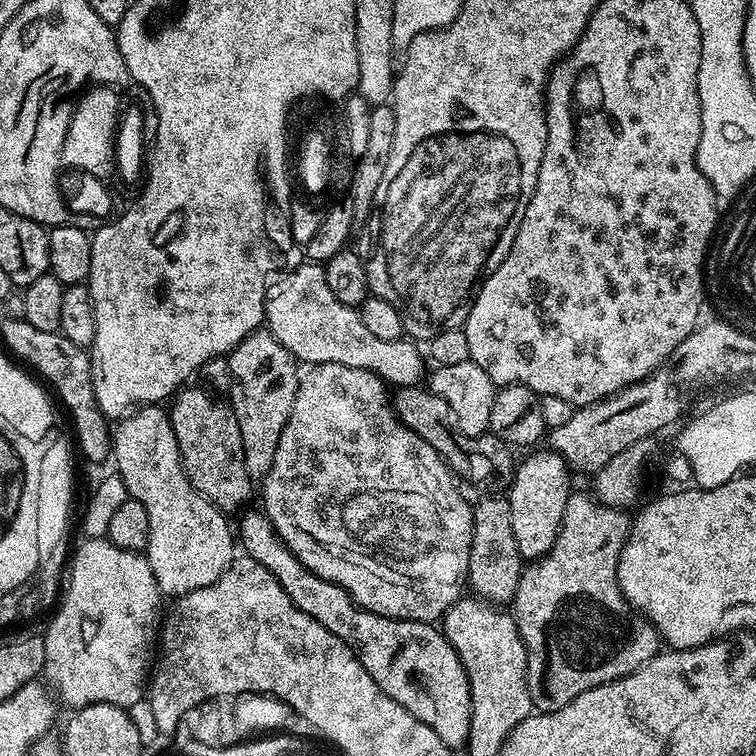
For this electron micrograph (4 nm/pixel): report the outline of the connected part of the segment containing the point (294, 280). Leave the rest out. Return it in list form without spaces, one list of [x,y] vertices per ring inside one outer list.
[[[301,263],[269,287],[268,298],[264,301],[264,319],[267,331],[278,338],[297,361],[304,363],[305,360],[305,365],[354,366],[374,373],[385,385],[396,388],[415,388],[424,376],[425,353],[423,356],[411,339],[387,340],[370,334],[359,311],[334,298],[330,286],[326,286],[326,274],[319,263]]]

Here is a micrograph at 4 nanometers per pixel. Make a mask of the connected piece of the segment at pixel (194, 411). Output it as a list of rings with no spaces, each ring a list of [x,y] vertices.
[[[181,387],[175,393],[170,407],[172,429],[178,442],[184,473],[196,491],[214,507],[225,514],[239,513],[252,496],[254,477],[246,470],[238,418],[227,399],[219,400],[216,396],[210,396],[204,388],[190,387]]]

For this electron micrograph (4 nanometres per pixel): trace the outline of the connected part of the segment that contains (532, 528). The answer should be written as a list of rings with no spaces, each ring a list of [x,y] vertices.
[[[543,450],[533,451],[524,461],[517,463],[514,468],[512,483],[506,492],[506,499],[510,502],[510,519],[514,522],[514,542],[518,542],[518,550],[525,561],[535,562],[544,556],[554,546],[562,526],[562,514],[566,510],[568,497],[574,491],[574,485],[568,475],[570,469],[557,452]]]

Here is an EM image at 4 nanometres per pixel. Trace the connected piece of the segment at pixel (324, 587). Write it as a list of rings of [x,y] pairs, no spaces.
[[[245,511],[239,517],[241,518],[240,528],[238,524],[238,544],[239,547],[240,544],[244,547],[241,548],[243,555],[254,558],[254,562],[266,566],[266,570],[270,570],[270,574],[278,578],[282,590],[290,594],[290,602],[294,602],[298,610],[310,614],[310,618],[322,622],[322,626],[326,626],[330,634],[342,638],[342,642],[346,642],[346,646],[355,651],[366,674],[370,674],[370,678],[374,678],[374,682],[378,682],[380,689],[390,698],[394,698],[398,706],[410,710],[410,714],[414,714],[418,722],[426,722],[426,726],[430,726],[430,730],[434,730],[434,734],[438,734],[438,738],[442,738],[442,742],[446,742],[448,748],[463,749],[468,742],[470,718],[472,717],[470,686],[466,670],[454,646],[450,646],[450,642],[444,637],[443,631],[432,622],[399,620],[366,611],[353,602],[352,596],[345,588],[332,584],[329,580],[323,580],[320,576],[315,576],[309,568],[302,566],[302,562],[298,562],[294,553],[284,545],[282,538],[274,530],[270,518],[264,515],[263,511],[247,512]]]

